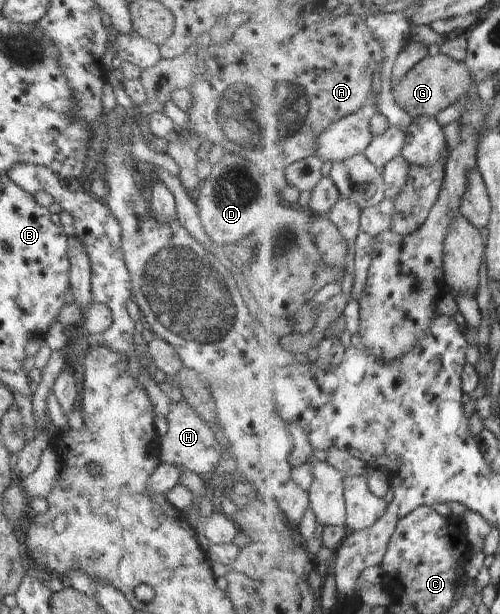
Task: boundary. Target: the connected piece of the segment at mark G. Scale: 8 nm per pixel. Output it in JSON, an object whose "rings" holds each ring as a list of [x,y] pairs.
{"rings":[[[440,52],[435,56],[429,54],[409,75],[405,75],[405,79],[397,83],[394,95],[396,103],[417,118],[421,115],[441,115],[441,111],[445,111],[446,107],[461,103],[461,99],[472,96],[476,91],[477,81],[466,61],[457,61]]]}

